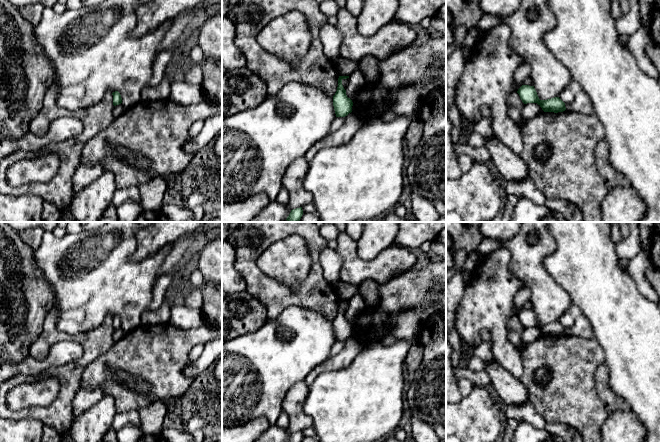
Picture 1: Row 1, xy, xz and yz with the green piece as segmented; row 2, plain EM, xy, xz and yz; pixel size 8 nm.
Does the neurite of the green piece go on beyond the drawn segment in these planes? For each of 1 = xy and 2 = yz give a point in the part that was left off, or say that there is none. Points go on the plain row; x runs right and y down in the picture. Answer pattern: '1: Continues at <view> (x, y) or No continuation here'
1: No continuation here
2: No continuation here

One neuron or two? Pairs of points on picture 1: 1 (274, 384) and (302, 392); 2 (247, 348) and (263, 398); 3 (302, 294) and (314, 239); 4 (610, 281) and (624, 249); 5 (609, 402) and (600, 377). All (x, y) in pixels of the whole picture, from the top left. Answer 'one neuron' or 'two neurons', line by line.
1: two neurons
2: one neuron
3: one neuron
4: two neurons
5: one neuron

